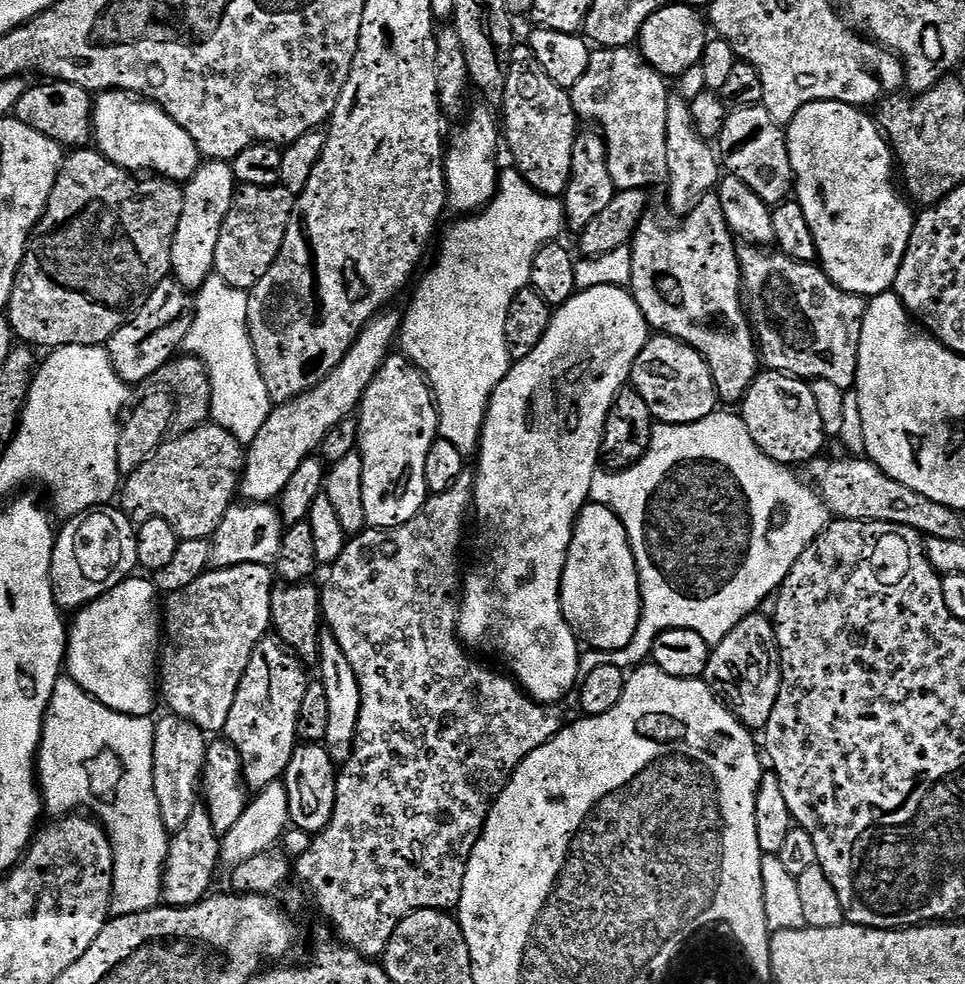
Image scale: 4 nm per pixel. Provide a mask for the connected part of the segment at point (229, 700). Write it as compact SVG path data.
M247 564L246 566L234 566L233 568L218 568L205 572L202 578L190 582L186 590L178 590L167 597L168 612L166 608L166 647L162 652L162 663L158 668L158 680L162 685L162 700L169 704L171 711L180 716L193 720L195 724L204 729L208 734L223 733L226 726L226 718L230 718L230 706L234 706L234 696L238 694L238 686L242 682L242 676L246 674L246 668L250 666L250 660L254 650L261 640L269 635L272 628L272 590L274 587L274 572L266 564Z

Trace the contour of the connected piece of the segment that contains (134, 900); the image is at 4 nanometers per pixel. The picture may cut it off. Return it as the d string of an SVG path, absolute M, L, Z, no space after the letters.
M64 674L57 680L52 703L48 706L48 717L44 720L38 772L42 777L47 799L49 796L58 807L65 808L65 813L83 810L104 825L114 854L112 916L145 912L157 907L162 900L164 863L168 857L170 833L160 813L158 794L154 788L155 734L156 720L152 716L127 716L115 712L95 700L86 690L82 690L71 676Z

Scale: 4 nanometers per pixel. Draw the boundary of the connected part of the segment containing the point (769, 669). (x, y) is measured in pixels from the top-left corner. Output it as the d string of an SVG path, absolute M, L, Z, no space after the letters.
M760 610L742 618L742 622L711 649L707 675L712 676L711 683L741 724L749 730L763 730L770 722L770 714L774 714L774 702L778 702L782 682L775 623Z

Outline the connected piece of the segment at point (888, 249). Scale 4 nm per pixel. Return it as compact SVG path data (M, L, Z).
M837 100L810 102L806 106L802 106L802 110L798 110L798 114L794 114L794 118L786 125L786 135L788 138L788 153L790 154L792 174L794 177L794 196L795 199L799 200L802 206L802 214L806 214L806 220L810 222L810 228L816 239L818 260L824 269L824 273L842 290L852 292L855 296L871 298L873 296L881 296L881 294L889 291L889 289L895 285L896 275L902 266L902 258L906 254L908 243L910 242L910 234L912 233L912 225L914 223L914 212L908 209L909 201L905 199L903 195L900 197L899 194L896 193L896 184L892 181L894 157L892 154L892 146L889 144L888 138L881 132L880 126L876 123L875 119L873 119L869 113L867 116L864 112L867 111L861 110L859 107L851 104L843 104Z

